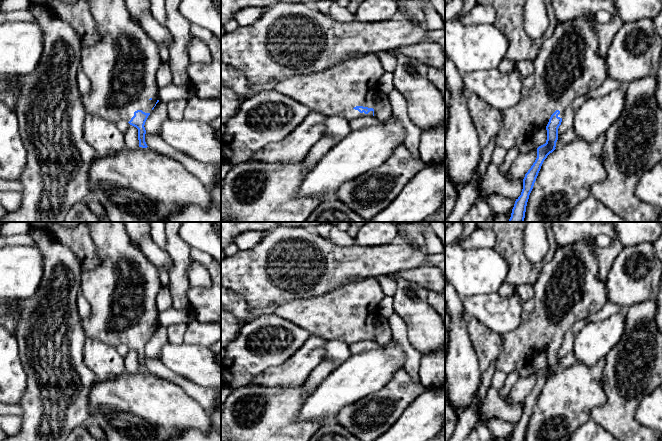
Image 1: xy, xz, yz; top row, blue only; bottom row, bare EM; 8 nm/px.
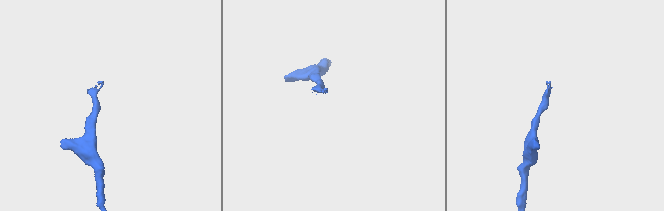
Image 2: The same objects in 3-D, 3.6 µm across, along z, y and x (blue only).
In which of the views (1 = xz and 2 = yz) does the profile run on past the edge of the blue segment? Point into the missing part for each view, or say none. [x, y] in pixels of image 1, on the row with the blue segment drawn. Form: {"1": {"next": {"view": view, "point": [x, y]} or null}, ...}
{"1": {"next": {"view": "xz", "point": [334, 92]}}, "2": {"next": {"view": "yz", "point": [568, 65]}}}

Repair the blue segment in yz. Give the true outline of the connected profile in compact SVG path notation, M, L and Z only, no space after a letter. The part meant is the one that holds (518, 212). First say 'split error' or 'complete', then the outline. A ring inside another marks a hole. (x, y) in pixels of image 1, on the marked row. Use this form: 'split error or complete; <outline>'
split error; M586 15L558 23L552 36L543 42L534 65L534 85L523 88L519 103L502 112L503 127L496 138L496 145L507 151L521 147L540 128L547 130L546 143L537 148L537 158L523 179L521 195L516 199L509 222L524 222L529 195L547 156L556 148L558 128L565 110L572 102L598 88L608 78L605 59L598 53L598 38L593 24Z

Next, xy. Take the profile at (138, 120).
split error; M89 0L100 40L82 48L81 68L90 80L90 90L81 94L86 114L116 124L127 121L138 129L139 147L147 148L145 122L158 100L156 72L162 63L158 45L134 22L125 0Z

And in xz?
split error; M369 53L352 57L318 73L294 75L280 80L275 90L291 97L326 117L343 117L349 121L374 116L374 96L378 92L380 78L384 74L378 57Z

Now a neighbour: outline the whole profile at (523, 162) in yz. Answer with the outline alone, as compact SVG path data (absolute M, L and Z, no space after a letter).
M537 149L530 152L520 152L516 159L512 162L506 179L524 179L525 174L531 168L537 158Z

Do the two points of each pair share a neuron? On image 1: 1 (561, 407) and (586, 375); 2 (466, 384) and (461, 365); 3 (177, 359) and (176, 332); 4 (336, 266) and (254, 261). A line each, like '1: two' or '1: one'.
1: one
2: one
3: two
4: one

